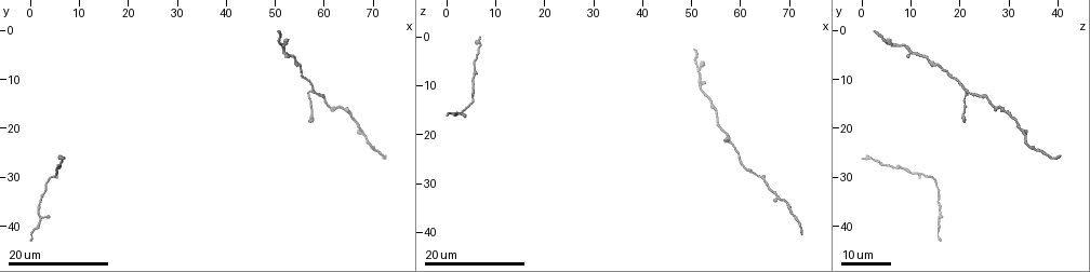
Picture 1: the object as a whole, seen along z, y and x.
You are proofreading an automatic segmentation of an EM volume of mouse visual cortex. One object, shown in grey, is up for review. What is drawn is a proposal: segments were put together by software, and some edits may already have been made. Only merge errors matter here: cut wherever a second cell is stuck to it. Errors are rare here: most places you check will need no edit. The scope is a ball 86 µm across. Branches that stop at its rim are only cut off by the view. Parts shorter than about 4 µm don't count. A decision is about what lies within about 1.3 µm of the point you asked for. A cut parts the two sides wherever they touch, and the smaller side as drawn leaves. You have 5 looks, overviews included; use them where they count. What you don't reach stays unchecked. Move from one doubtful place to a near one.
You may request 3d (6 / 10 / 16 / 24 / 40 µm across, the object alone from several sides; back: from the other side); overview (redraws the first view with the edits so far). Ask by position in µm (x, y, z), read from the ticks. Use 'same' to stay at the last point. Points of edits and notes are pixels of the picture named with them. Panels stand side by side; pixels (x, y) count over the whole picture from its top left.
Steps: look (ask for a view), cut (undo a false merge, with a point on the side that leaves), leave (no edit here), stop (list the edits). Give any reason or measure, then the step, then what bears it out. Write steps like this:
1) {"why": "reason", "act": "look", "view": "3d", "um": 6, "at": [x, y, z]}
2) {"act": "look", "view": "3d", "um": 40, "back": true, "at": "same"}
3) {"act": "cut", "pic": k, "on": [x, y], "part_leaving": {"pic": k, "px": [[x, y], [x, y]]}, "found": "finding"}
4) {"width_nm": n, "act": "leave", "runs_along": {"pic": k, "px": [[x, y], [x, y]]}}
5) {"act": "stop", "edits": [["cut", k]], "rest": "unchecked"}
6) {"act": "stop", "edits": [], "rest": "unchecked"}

{"act": "look", "view": "3d", "um": 24, "at": [57.5, 12.0, 21.5]}

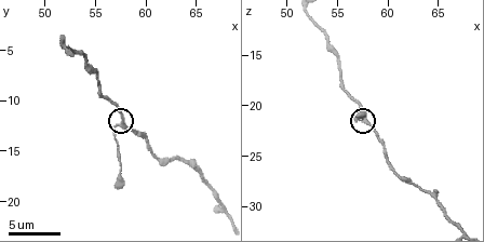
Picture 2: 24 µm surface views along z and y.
{"act": "look", "view": "3d", "um": 10, "at": "same"}

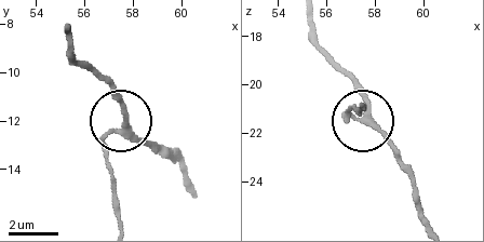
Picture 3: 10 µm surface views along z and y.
{"width_nm": 220, "act": "leave", "runs_along": {"pic": 3, "px": [[65, 23], [69, 50], [123, 112], [105, 143], [110, 185]]}, "found": "one cell here"}

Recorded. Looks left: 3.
{"why": "side arm on a straight run", "act": "look", "view": "3d", "um": 24, "at": [51.5, 4.5, 9.5]}

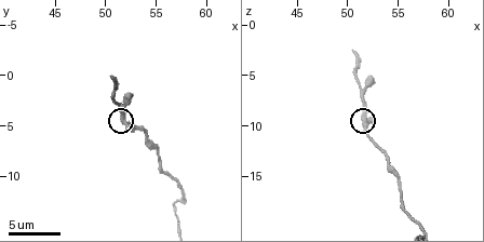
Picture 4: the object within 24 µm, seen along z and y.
{"act": "look", "view": "3d", "um": 6, "at": [51.4, 4.4, 10.0]}

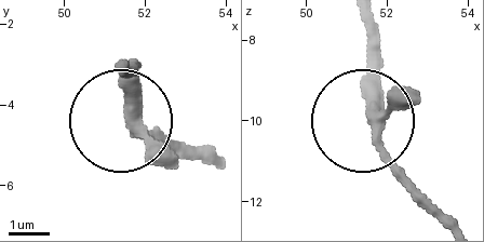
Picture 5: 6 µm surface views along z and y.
{"arms": 3, "act": "leave", "runs_along": {"pic": 5, "px": [[119, 68], [130, 123], [202, 145]]}, "found": "all the same cell"}

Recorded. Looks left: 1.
{"act": "stop", "edits": [], "rest": "unchecked"}

